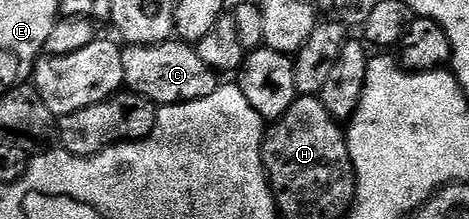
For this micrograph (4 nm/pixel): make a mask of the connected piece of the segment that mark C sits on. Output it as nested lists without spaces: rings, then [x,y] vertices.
[[[177,39],[165,41],[163,45],[123,48],[122,62],[125,88],[139,93],[142,96],[139,98],[158,107],[183,105],[186,101],[204,99],[212,95],[212,91],[216,91],[220,84],[219,74],[209,69],[204,59],[200,59],[197,48]]]

